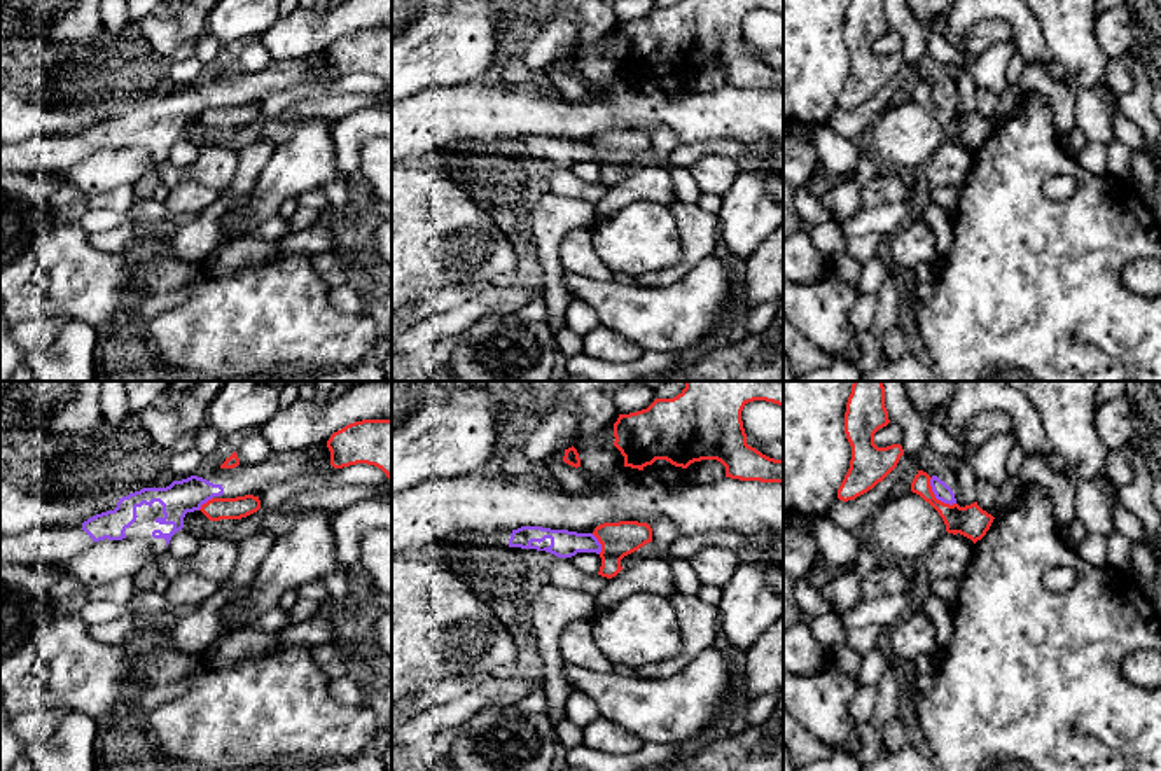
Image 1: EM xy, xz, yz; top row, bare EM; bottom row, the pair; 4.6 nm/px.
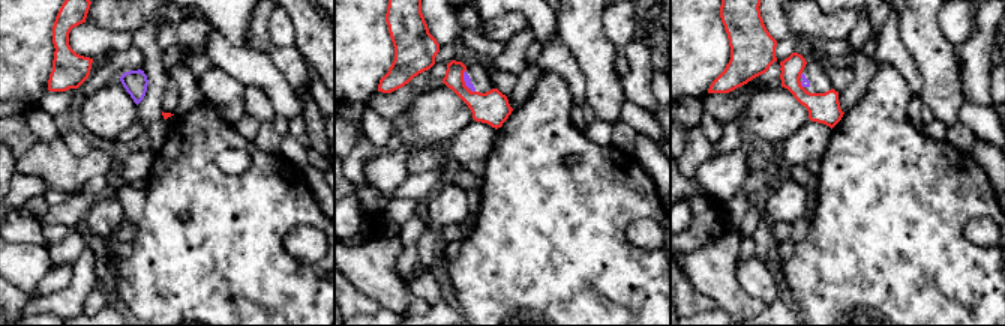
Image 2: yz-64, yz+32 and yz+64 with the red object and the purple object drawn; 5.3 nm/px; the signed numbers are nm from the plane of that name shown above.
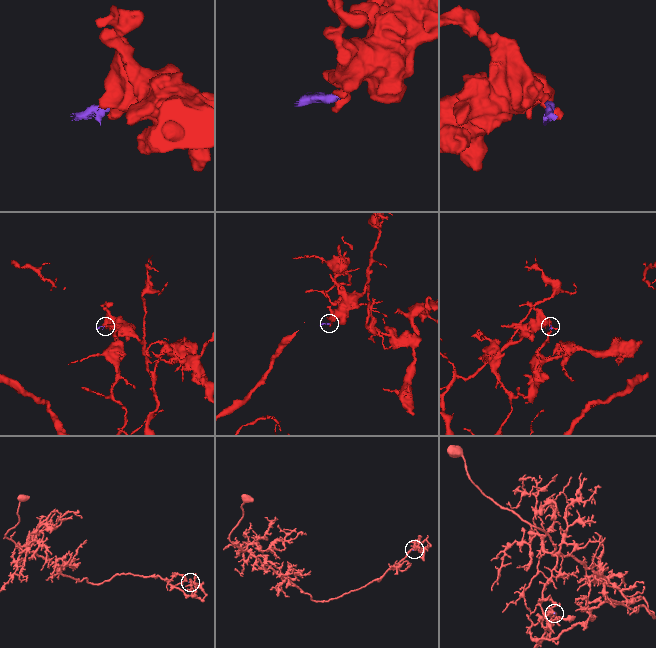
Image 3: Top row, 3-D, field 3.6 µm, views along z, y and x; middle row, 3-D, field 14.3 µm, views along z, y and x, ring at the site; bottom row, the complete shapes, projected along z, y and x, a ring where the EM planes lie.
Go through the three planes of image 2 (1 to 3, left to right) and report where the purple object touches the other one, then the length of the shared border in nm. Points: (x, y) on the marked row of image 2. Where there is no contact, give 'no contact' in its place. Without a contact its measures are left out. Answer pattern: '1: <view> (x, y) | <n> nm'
1: no contact
2: yz+32 (464, 83) | 140 nm
3: yz+64 (800, 84) | 40 nm

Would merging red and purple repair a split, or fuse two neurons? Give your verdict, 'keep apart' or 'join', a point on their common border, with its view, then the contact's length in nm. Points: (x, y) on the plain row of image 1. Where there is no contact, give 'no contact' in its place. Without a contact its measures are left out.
keep apart | yz (934, 105) | 170 nm

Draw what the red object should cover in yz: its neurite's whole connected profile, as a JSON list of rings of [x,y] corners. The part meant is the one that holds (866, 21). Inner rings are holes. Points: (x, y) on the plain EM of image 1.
[[[852,0],[845,21],[845,42],[852,54],[850,77],[838,98],[843,110],[872,98],[899,72],[904,58],[900,52],[878,56],[874,42],[890,31],[885,16],[885,0]]]

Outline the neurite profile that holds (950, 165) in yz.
[[[944,140],[944,143],[920,168],[920,178],[928,189],[942,185],[962,185],[972,168],[972,154],[963,147]]]

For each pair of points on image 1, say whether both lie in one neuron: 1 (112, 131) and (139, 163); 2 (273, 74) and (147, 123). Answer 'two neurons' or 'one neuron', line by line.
1: two neurons
2: one neuron

